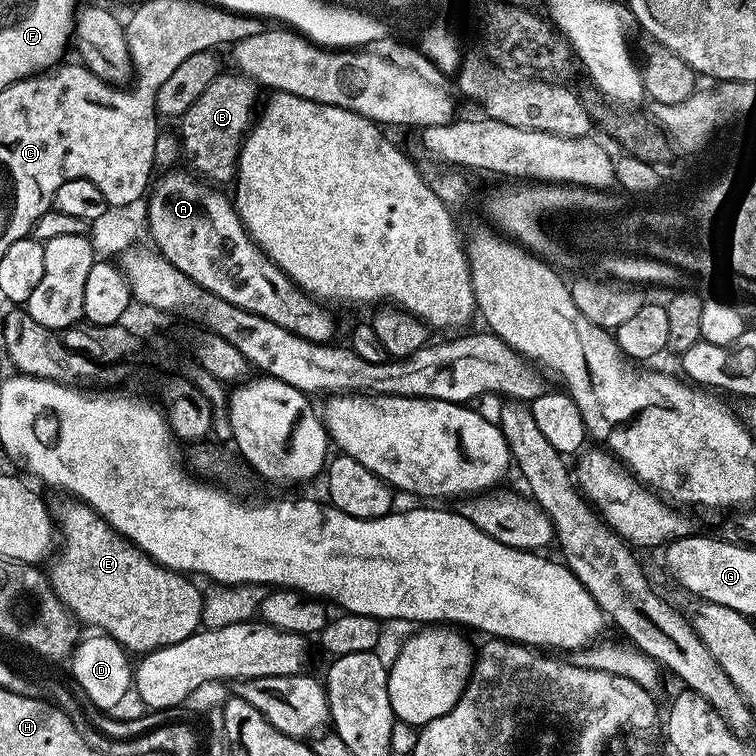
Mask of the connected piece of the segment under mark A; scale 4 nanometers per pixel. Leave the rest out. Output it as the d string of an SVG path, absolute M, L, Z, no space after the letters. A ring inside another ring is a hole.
M165 171L155 181L147 201L147 235L152 238L155 251L210 294L250 314L258 314L310 342L329 343L336 332L336 324L328 313L331 311L321 301L307 296L250 239L236 213L235 203L220 193L223 191L201 182L187 171L178 171Z

